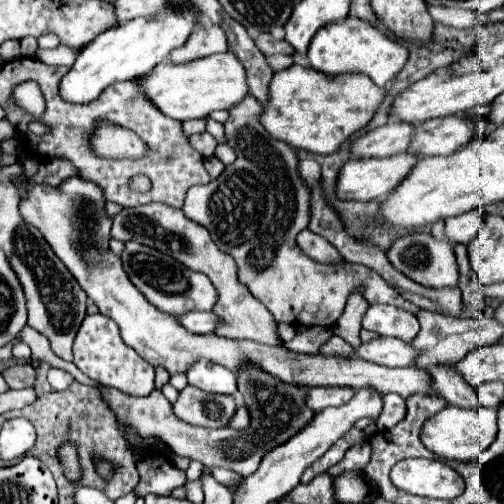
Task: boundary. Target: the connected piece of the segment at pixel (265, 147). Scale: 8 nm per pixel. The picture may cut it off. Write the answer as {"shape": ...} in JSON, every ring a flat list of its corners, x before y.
{"shape":[[249,94,239,106,235,106,229,112,229,120,225,124,227,144,235,148,237,160,223,170,223,174,217,180,211,180,205,186,193,186,187,192,183,212,189,220,205,226,213,238,213,242,221,248,221,252,227,252,237,262,237,274,241,284,249,288,249,292,265,304,265,308,273,314,277,322,287,322,295,326,333,326,337,318,343,314,347,296,351,290,357,290,363,286,363,294,369,304,393,304,403,310,409,310,417,314,417,306,409,304,399,296,399,292,389,286,375,270,369,270,361,264,343,262,339,266,335,264,321,264,301,252,301,248,295,242,297,236,297,224,309,224,309,198,311,188,305,184,305,180,299,176,297,164,297,150,293,150,289,144,275,140,265,132,265,128,259,122,259,112,263,110,261,104]]}

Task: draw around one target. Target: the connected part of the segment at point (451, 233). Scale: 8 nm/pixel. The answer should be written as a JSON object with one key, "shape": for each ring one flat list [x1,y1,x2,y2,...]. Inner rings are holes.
{"shape":[[471,210,471,212,451,216,449,220,445,220,445,236,453,244,469,244,477,236,479,226,481,226,479,212]]}

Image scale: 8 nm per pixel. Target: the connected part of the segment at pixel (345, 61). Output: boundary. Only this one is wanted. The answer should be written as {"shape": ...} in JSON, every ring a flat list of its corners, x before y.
{"shape":[[347,16,339,24,325,24,321,32,313,38,313,44,309,44,309,62,315,70,337,76,347,72,361,72,367,74,377,86,385,86,387,80,395,78,399,70,405,66,409,58,409,50,401,46,397,40,389,38,381,30,377,30,371,24,365,24,365,20,357,20]]}

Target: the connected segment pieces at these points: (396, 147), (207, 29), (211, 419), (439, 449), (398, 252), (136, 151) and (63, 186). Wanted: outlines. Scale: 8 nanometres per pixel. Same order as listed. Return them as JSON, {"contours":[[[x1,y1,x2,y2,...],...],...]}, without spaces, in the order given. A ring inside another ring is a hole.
{"contours":[[[389,122,357,138,351,146,351,152,357,158,385,158,399,152,407,152,413,138,413,130,415,124]],[[205,22,203,26,195,28,195,32,191,34,185,46,177,48,171,54,171,62,183,64,183,62,197,60,201,56,213,56,215,52,225,52,225,50,229,50,229,44,223,28]],[[187,384,173,402,173,414,193,426,225,428,235,414,235,400,227,394,201,392]],[[449,404,445,410,435,414,429,424,425,424,421,440,423,444,435,452,437,456,459,460,459,462,473,462,477,456,489,448,489,444,497,436,497,408,457,408]],[[413,232,413,234,405,234,401,238,397,238,389,252,387,258,391,260,391,264,403,272,405,276,409,276,411,280,429,286,429,288,445,288,445,286,457,286,457,262,455,262,455,254,453,254,453,244,449,244,447,240,437,240,435,236,431,236,429,232]],[[99,124,91,144,103,158,141,158,147,154,143,140,139,140,133,132,111,124]],[[13,178,13,182,17,186,23,186,25,190,25,198,19,204,21,216,25,222,33,224,49,242,49,246,53,248,53,252,57,254,57,258,61,262,65,262,65,266,69,268,69,272,77,278,79,286,85,290,85,294,95,302,95,306,99,308,101,314,109,316,121,330,121,338,125,344,129,344,141,358,145,358,151,366,163,366,169,374,175,372,187,372,187,368,199,360,199,358,207,358,213,360,215,364,221,364,233,372,237,372,243,364,255,364,261,370,281,378,283,382,289,384,305,384,309,388,313,386,351,386,351,388,363,388,363,386,371,386,375,388,379,394,389,394,389,392,397,392,403,398,409,398,415,392,423,392,423,394,435,394,431,384,431,378,425,370,419,368,389,368,389,366,379,366,373,362,365,362,359,358,325,358,321,354,315,356,303,356,303,354,295,354,291,350,287,350,285,346,265,346,259,342,251,342,251,340,225,340,219,338,215,334,193,334,189,330,185,330,175,316,163,314,159,308,155,308,153,304,149,304,145,300,145,296,133,286,133,282,129,280,129,276,125,274,123,266,121,266,121,258,117,254,111,252,109,248,109,240,111,240,111,224,113,218,105,214,105,196,101,192,101,188,97,188,97,184,89,182,89,180,81,180,81,178,69,178,65,182,61,182,59,186,49,186,49,184,31,184,27,178]]]}

